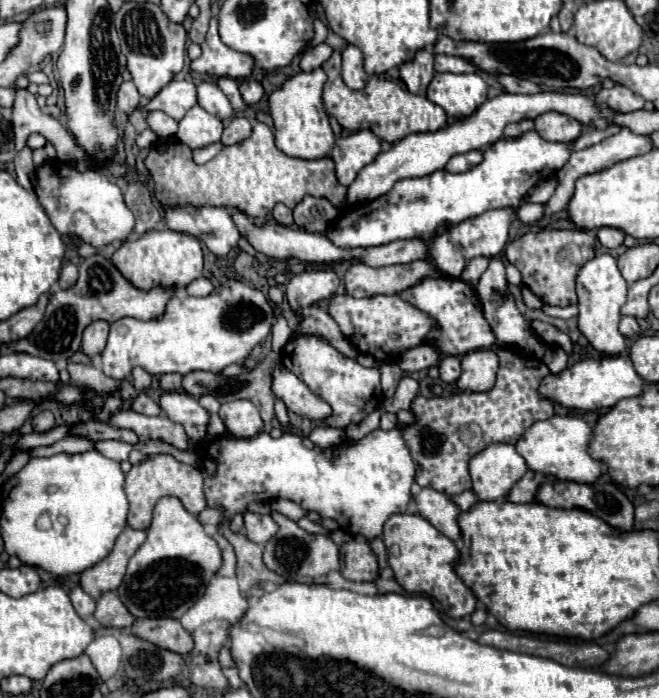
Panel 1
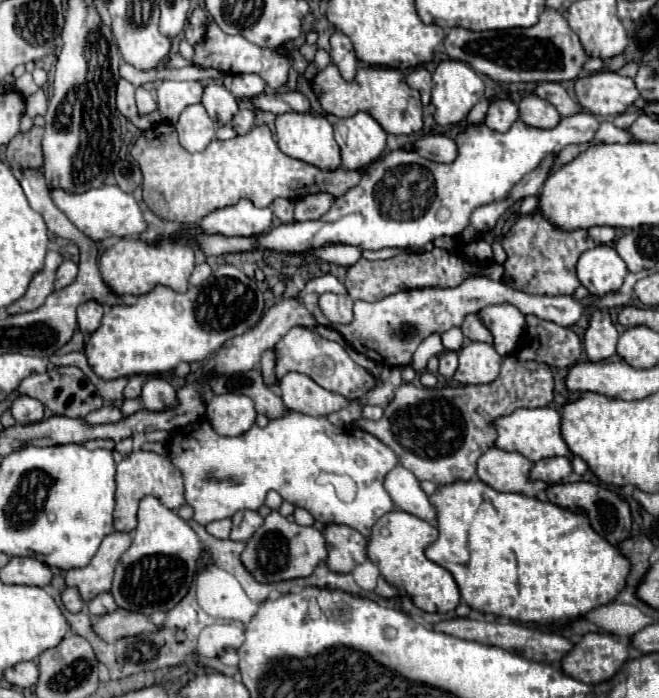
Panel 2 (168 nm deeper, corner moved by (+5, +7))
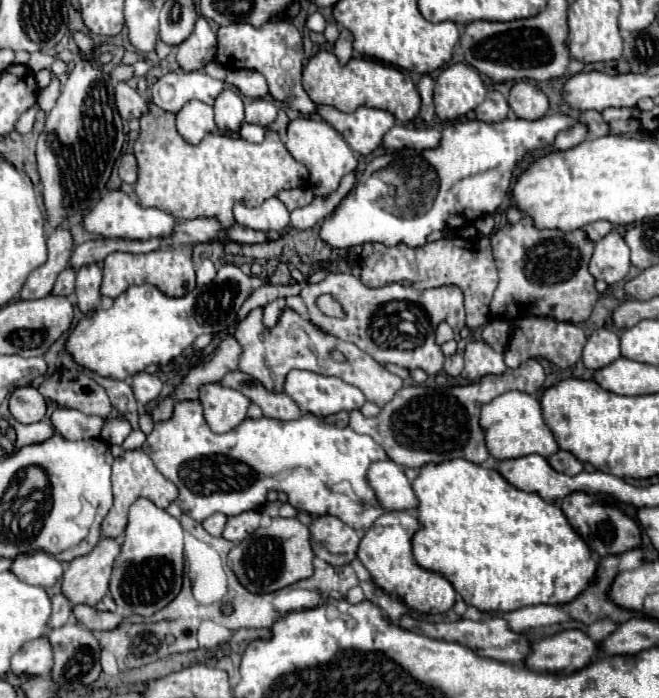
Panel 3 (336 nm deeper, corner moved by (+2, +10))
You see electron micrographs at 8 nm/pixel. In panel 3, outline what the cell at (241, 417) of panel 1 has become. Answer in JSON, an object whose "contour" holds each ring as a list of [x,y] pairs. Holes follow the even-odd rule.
{"contour":[[[206,385],[200,397],[204,419],[214,433],[228,433],[246,419],[250,399],[236,389],[222,385]]]}

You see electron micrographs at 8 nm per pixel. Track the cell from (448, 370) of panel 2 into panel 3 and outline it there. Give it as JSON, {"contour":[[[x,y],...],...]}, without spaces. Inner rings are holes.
{"contour":[[[454,353],[450,357],[446,357],[446,363],[444,363],[444,371],[452,377],[458,377],[462,373],[462,355]]]}

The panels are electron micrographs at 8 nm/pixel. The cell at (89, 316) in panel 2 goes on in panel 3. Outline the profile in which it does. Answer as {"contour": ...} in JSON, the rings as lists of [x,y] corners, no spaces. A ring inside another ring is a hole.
{"contour":[[[98,263],[84,265],[82,269],[76,271],[76,303],[80,311],[88,313],[100,303],[102,299],[100,283],[102,283],[102,269],[98,267]]]}

